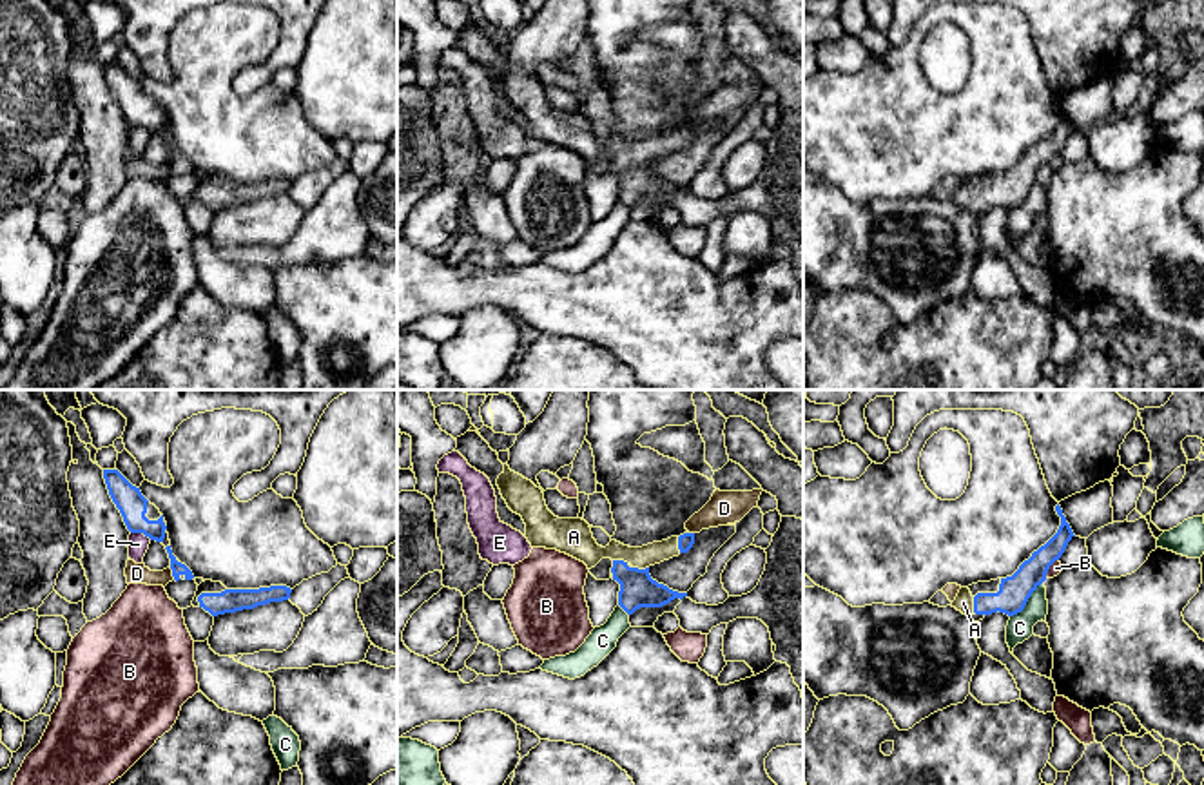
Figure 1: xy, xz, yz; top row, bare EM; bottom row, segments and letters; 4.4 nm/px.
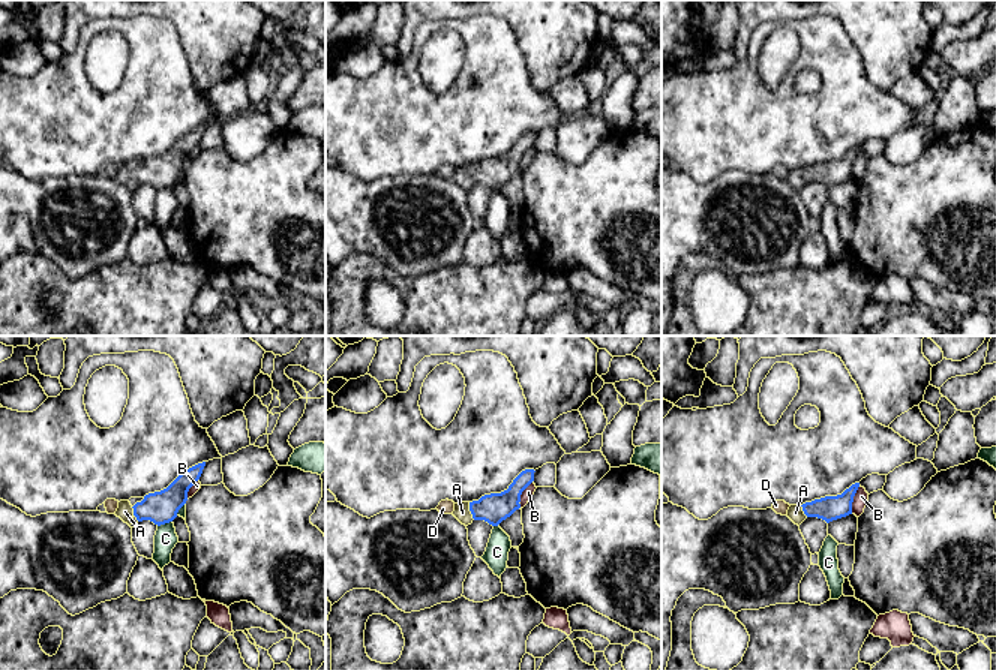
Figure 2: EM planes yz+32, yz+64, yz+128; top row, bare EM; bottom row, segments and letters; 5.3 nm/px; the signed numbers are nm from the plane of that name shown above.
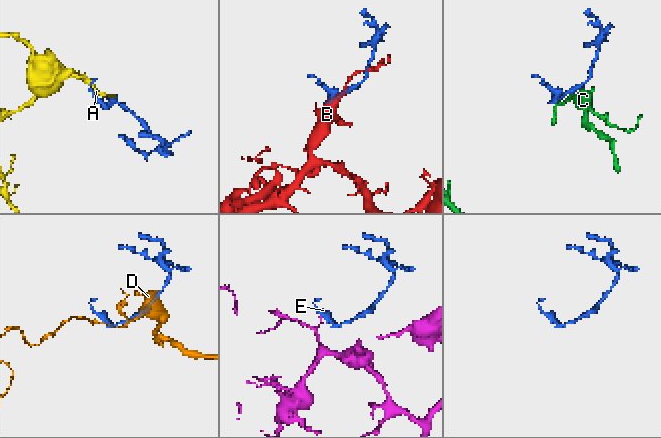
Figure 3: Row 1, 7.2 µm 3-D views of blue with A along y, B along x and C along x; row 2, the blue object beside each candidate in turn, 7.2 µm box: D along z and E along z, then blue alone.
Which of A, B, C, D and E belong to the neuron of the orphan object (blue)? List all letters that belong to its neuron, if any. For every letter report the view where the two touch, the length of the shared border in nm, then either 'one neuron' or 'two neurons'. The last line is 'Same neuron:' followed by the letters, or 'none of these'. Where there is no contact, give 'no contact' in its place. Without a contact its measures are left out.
A: meets blue in xz; contact 70 nm long; one neuron
B: meets blue in yz; contact 110 nm long; two neurons
C: meets blue in yz; contact 220 nm long; two neurons
D: meets blue in xy; contact 70 nm long; two neurons
E: meets blue in xy; contact 100 nm long; two neurons
Same neuron: A

